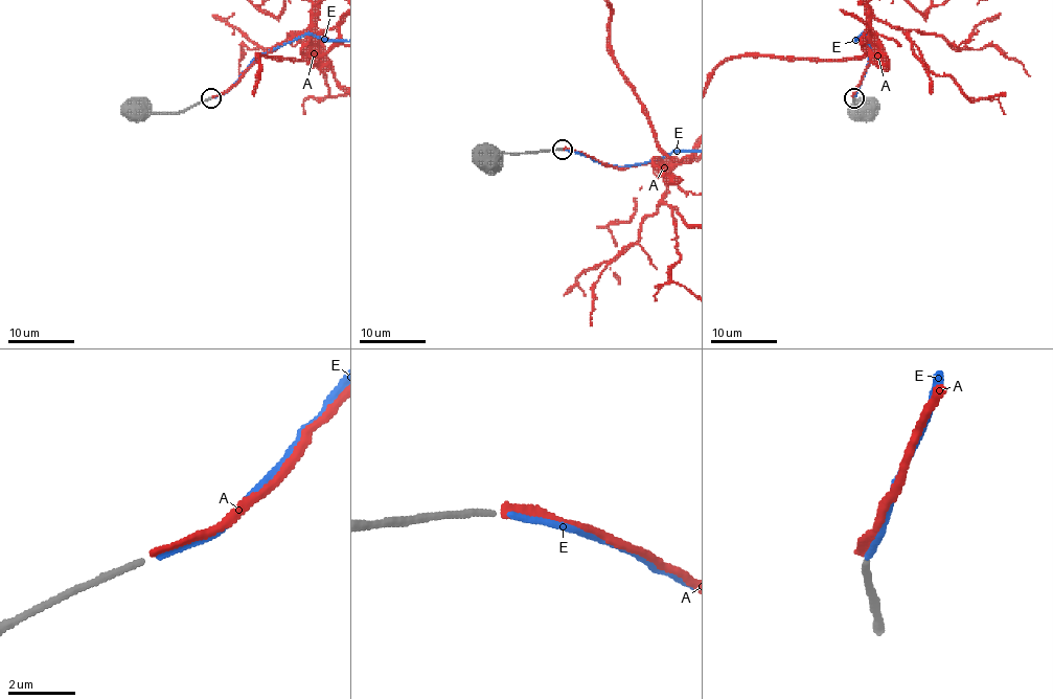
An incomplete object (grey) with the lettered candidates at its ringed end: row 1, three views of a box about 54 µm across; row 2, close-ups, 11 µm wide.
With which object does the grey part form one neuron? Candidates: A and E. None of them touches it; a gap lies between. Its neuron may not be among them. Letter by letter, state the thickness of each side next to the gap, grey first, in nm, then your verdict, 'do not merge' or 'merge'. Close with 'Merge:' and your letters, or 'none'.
A: 180 nm thick on the grey side, 240 nm on the other; do not merge
E: 180 nm thick on the grey side, 160 nm on the other; merge
Merge: E

